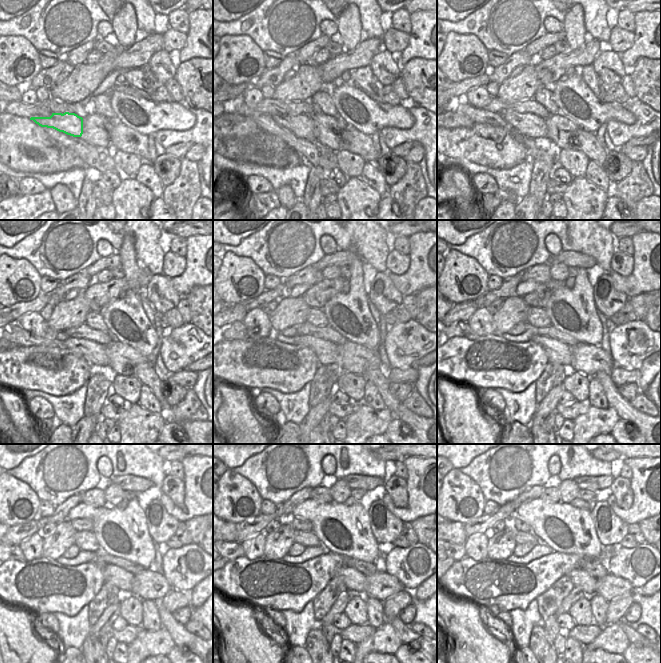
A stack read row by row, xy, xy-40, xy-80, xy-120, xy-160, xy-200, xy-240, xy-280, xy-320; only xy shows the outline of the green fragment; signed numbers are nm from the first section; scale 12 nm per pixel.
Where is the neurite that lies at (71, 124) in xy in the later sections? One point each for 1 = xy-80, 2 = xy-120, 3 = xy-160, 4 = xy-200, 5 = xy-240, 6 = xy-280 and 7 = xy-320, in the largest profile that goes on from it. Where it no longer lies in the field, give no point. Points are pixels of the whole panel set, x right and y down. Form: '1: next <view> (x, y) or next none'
1: next xy-80 (530, 125)
2: next xy-120 (96, 354)
3: next xy-160 (327, 352)
4: next xy-200 (556, 352)
5: next xy-240 (123, 579)
6: next xy-280 (354, 580)
7: next xy-320 (581, 579)

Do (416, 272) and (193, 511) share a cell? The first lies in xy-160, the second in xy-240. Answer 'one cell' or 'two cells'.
one cell

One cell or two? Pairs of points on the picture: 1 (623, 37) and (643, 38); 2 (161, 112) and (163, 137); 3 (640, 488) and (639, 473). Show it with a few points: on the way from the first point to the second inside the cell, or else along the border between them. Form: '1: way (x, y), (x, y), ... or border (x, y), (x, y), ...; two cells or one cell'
1: border (634, 32), (634, 43), (620, 54); two cells
2: border (185, 130), (159, 129), (153, 134); two cells
3: way (640, 484), (640, 477); one cell

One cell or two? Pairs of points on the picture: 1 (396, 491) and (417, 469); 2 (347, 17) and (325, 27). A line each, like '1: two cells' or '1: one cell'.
1: two cells
2: two cells

